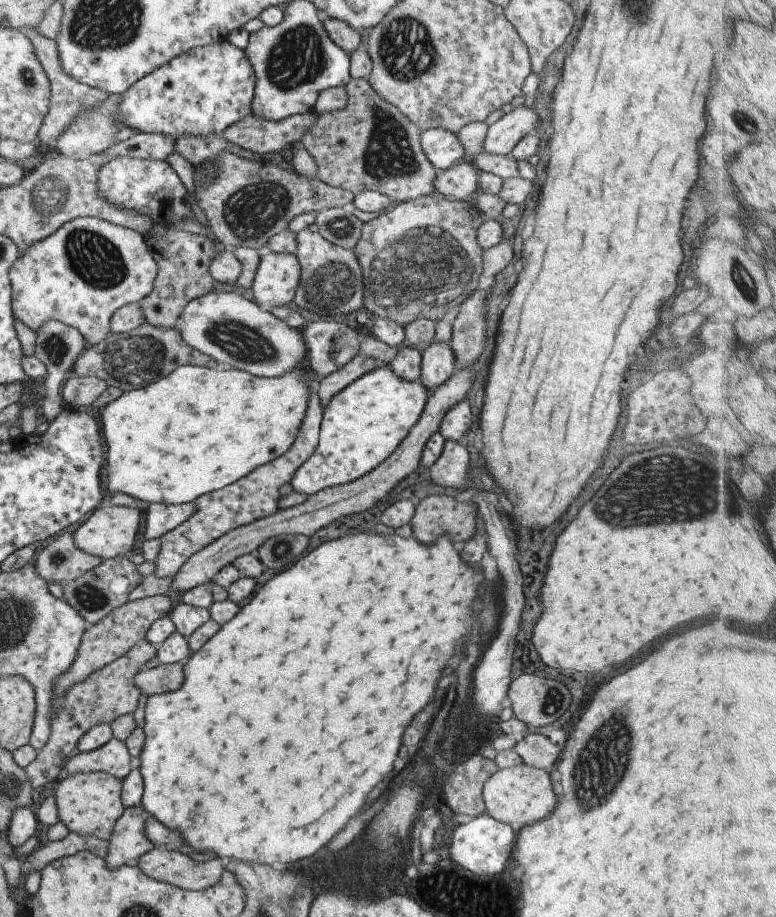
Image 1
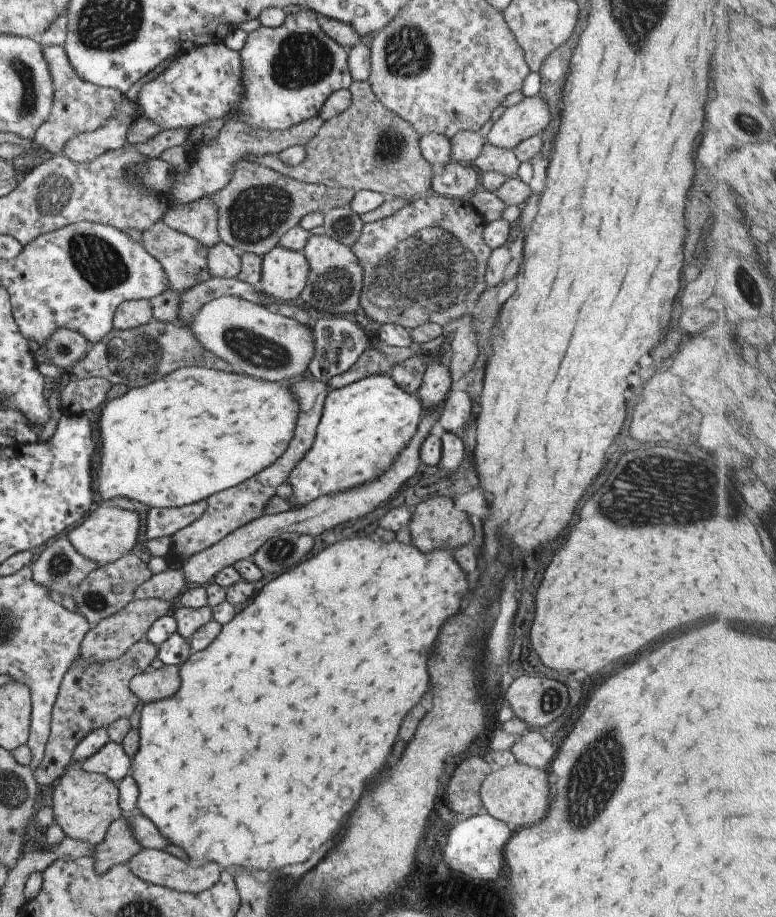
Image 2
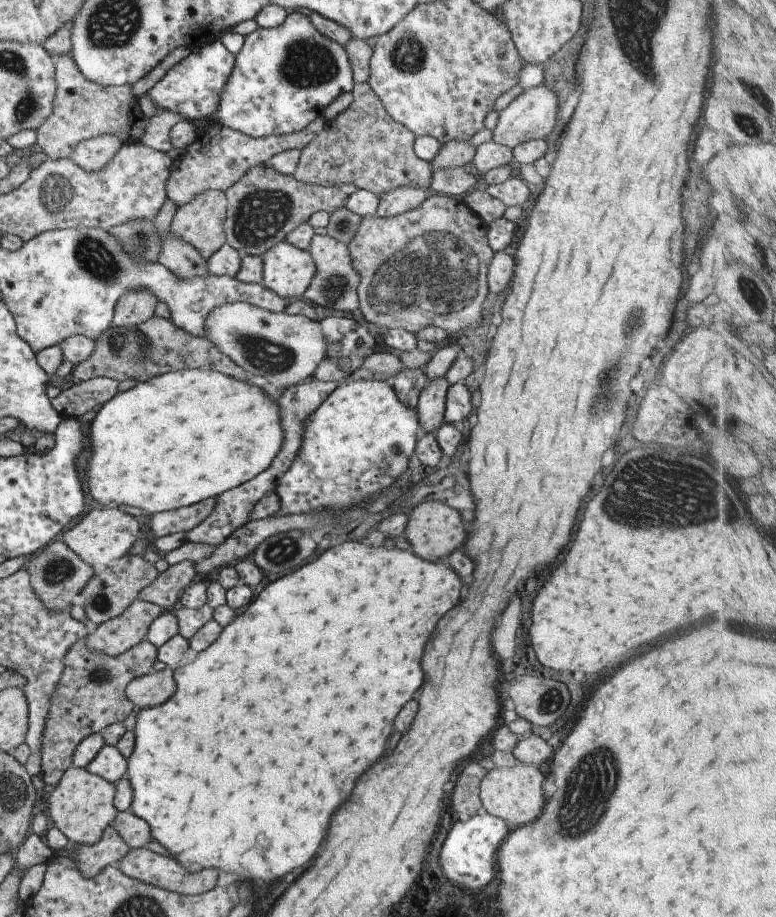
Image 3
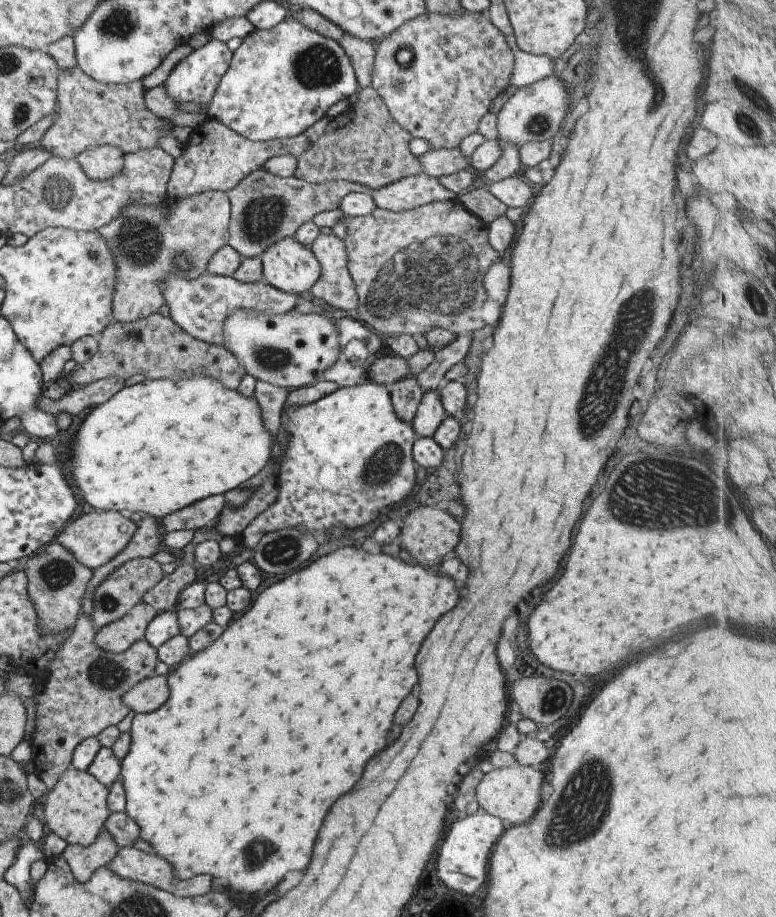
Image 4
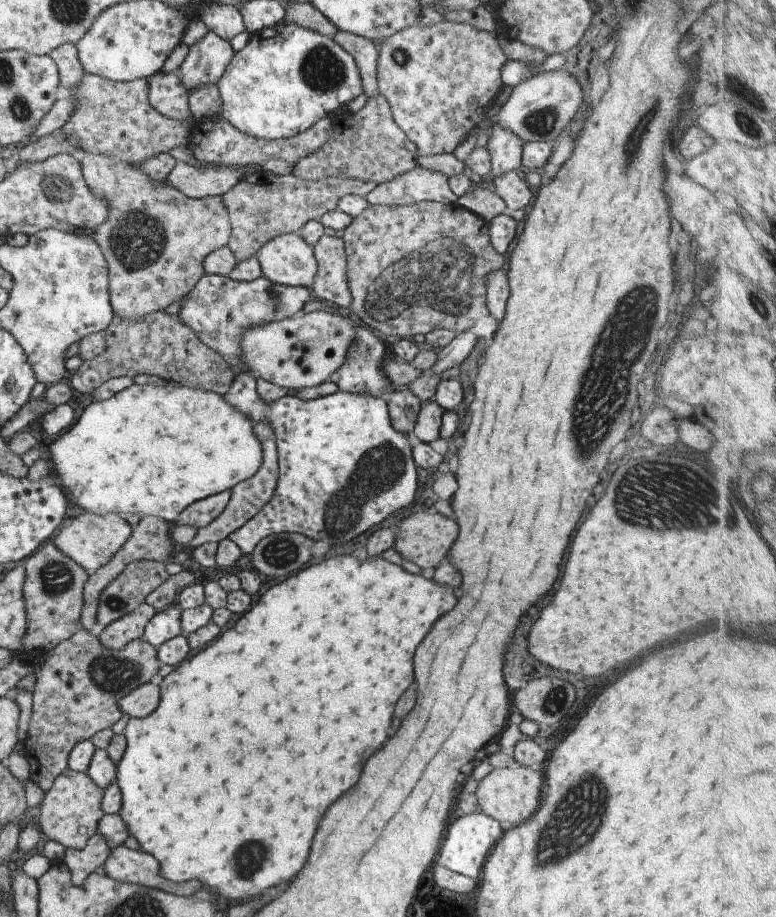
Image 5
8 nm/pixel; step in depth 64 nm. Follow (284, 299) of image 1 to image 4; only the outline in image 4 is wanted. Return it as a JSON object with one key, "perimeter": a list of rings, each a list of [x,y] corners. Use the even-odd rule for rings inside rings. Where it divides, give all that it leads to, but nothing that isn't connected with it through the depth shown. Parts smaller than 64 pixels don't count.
{"perimeter":[[[293,238],[279,240],[259,256],[263,281],[293,295],[307,292],[319,277],[319,266],[309,248]]]}

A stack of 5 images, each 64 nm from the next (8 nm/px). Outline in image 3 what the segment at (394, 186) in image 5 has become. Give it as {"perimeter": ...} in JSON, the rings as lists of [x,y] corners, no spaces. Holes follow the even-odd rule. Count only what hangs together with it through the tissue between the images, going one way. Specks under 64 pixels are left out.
{"perimeter":[[[400,187],[392,192],[379,195],[375,217],[391,217],[418,206],[429,195],[435,195],[430,188],[419,189],[418,187]]]}

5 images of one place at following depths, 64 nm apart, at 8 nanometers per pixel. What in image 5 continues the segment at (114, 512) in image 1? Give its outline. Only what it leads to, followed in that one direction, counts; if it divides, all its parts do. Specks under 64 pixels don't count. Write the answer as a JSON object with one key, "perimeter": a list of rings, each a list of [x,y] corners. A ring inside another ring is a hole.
{"perimeter":[[[85,511],[83,514],[77,514],[75,518],[69,518],[52,536],[52,542],[60,552],[63,552],[91,575],[97,568],[104,566],[117,553],[117,550],[123,547],[131,532],[132,526],[129,526],[117,514],[95,515]]]}

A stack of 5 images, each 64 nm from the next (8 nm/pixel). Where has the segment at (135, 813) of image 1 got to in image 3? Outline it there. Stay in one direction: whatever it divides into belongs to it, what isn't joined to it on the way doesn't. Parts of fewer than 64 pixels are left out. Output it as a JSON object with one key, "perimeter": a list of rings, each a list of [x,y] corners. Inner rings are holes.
{"perimeter":[[[107,826],[101,839],[93,845],[69,844],[63,855],[78,864],[83,877],[97,877],[107,866],[115,866],[130,850],[114,827]]]}

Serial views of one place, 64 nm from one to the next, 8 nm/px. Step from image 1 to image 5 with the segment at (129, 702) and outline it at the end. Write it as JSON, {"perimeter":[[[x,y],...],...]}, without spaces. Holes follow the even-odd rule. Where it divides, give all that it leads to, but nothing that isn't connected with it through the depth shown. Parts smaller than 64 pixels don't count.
{"perimeter":[[[79,626],[78,630],[65,641],[38,657],[33,674],[36,677],[32,691],[32,708],[26,738],[23,740],[27,759],[31,764],[30,780],[43,793],[50,790],[61,772],[68,767],[68,754],[80,742],[93,737],[98,731],[109,729],[122,716],[118,701],[137,686],[149,682],[161,666],[156,658],[156,649],[142,638],[129,642],[122,650],[104,648],[97,636]]]}

